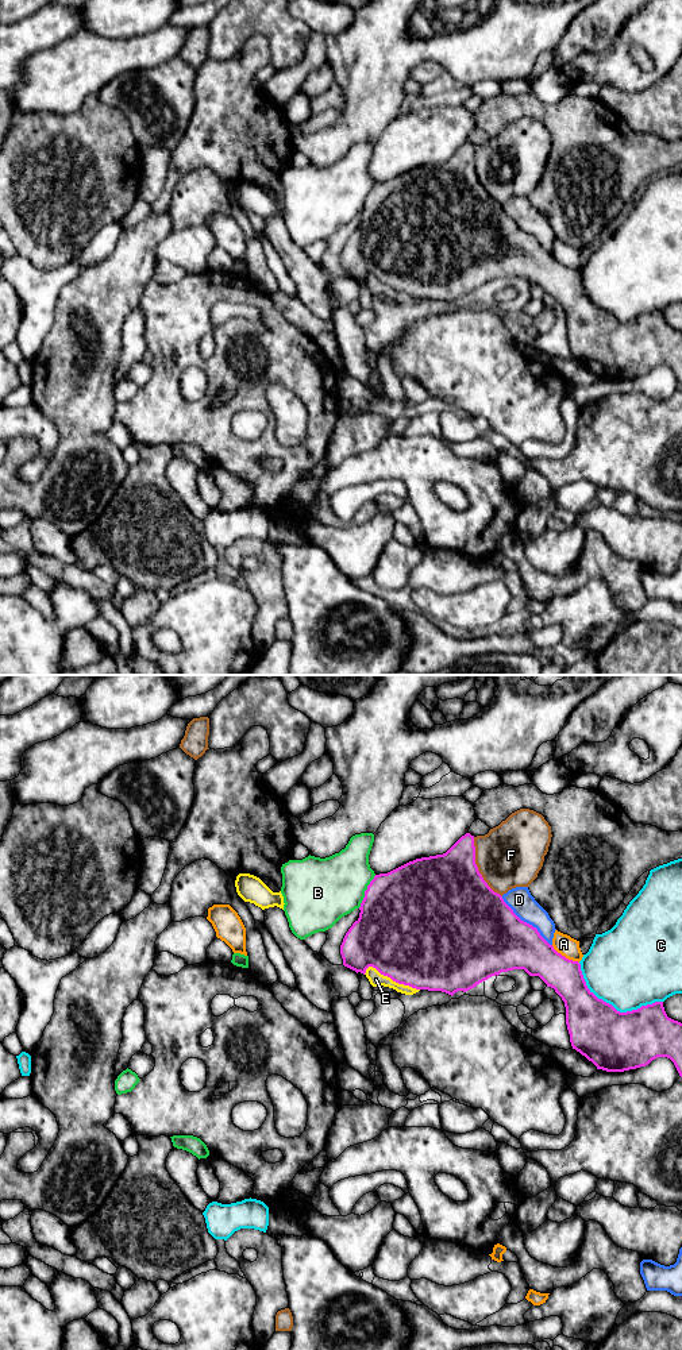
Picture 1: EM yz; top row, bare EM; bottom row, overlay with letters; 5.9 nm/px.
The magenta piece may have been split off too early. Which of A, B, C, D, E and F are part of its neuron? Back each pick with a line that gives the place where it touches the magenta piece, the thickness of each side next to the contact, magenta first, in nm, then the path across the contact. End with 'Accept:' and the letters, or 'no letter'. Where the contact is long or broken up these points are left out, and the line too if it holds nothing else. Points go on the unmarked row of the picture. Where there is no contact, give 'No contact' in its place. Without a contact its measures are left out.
Accept: no letter

